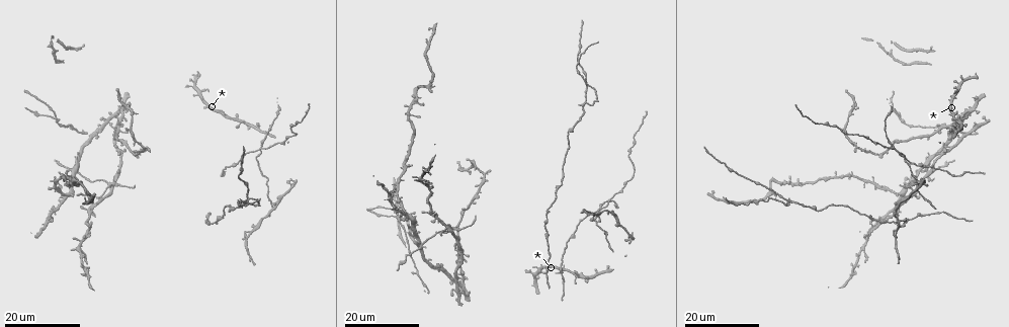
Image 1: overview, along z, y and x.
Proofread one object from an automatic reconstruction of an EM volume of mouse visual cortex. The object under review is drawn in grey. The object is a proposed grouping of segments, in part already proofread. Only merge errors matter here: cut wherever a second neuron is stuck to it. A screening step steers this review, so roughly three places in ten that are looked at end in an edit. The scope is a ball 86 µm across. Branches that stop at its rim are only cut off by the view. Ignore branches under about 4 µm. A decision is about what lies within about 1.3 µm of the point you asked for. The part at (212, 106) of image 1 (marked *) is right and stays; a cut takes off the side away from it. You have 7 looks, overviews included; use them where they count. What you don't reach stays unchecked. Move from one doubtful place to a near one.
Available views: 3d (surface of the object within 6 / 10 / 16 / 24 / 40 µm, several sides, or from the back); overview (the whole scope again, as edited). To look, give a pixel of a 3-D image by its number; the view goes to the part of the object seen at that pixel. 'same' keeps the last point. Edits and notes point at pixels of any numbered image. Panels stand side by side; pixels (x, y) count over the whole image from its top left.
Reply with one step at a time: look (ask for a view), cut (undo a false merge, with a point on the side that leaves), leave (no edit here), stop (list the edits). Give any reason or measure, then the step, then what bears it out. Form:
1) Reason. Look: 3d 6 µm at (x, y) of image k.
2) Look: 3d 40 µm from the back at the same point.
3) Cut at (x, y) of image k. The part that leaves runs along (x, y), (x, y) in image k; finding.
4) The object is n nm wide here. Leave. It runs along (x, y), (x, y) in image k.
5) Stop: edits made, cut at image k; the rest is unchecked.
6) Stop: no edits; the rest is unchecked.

Calibre changes. Look: 3d 16 µm at (234, 165) of image 1.

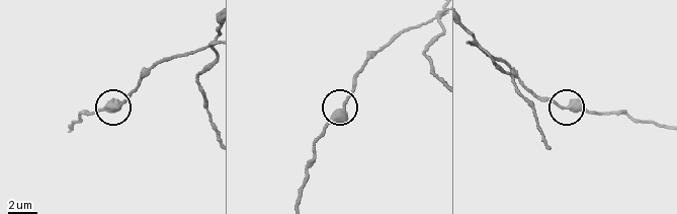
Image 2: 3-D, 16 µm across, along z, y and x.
Look: 3d 6 µm at (563, 106) of image 2.

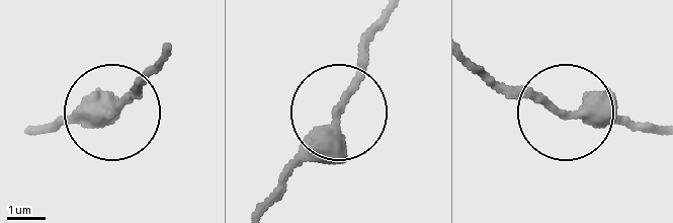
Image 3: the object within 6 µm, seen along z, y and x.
Leave. One neuron here.

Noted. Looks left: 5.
Look: 3d 16 µm at (912, 219) of image 1.

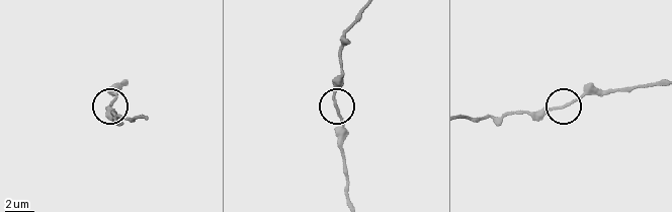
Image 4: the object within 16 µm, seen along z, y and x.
Look: 3d 6 µm at (555, 108) of image 4.

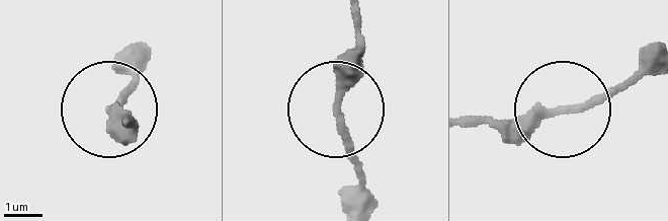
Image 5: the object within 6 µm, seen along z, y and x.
The object is 270 nm wide here. Leave. One neuron here.

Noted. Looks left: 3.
Look: 3d 24 µm at (896, 233) of image 1.

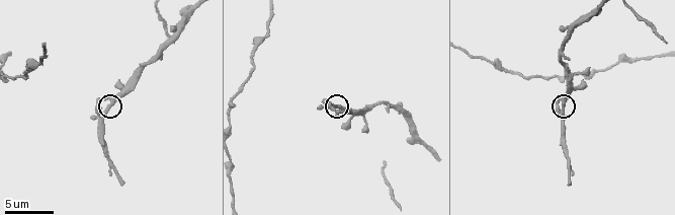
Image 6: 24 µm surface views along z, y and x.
Look: 3d 10 µm at (112, 105) of image 6.

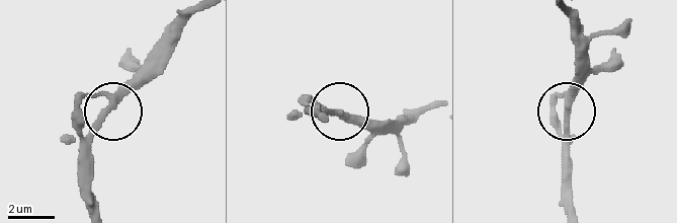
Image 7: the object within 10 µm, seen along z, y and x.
Leave. All the same neuron.

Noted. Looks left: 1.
Stop: no edits; the rest is unchecked.

